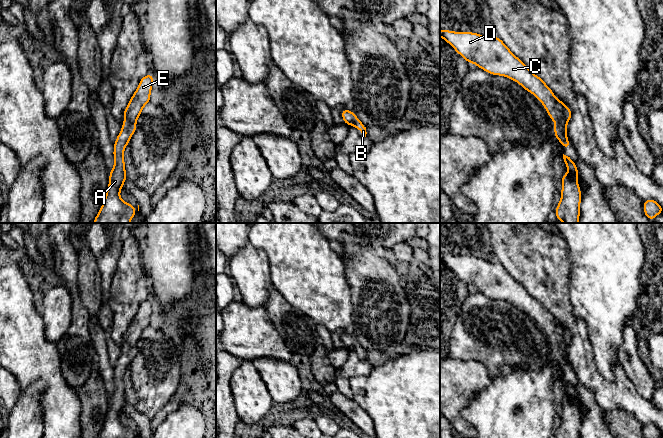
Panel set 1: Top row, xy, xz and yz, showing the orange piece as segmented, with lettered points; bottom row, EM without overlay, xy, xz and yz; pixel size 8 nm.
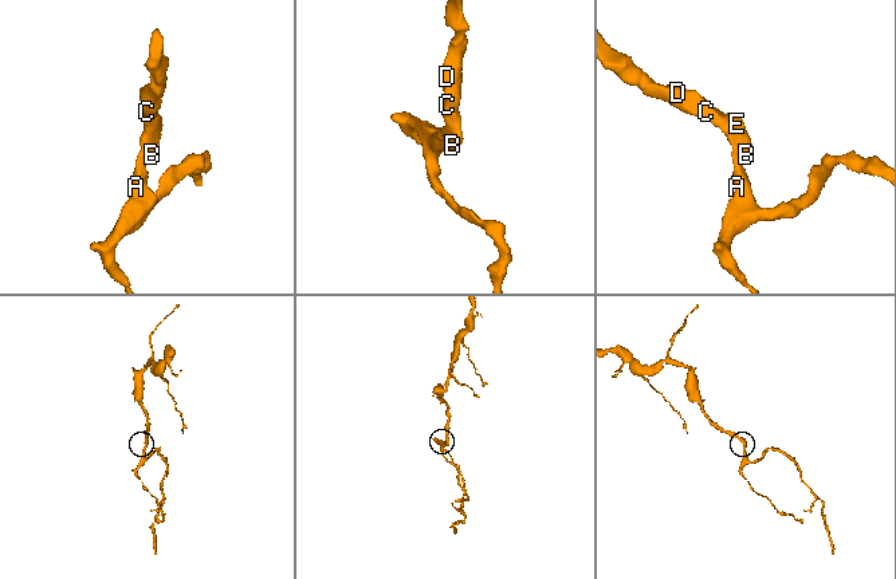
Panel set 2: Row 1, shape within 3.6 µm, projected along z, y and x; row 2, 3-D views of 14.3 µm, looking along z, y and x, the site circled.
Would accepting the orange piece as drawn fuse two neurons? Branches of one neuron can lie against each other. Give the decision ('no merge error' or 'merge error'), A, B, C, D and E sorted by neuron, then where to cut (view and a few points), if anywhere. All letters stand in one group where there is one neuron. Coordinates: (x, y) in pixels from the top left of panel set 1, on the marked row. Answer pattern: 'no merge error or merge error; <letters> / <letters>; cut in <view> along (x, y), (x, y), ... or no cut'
no merge error; A B C D E; no cut

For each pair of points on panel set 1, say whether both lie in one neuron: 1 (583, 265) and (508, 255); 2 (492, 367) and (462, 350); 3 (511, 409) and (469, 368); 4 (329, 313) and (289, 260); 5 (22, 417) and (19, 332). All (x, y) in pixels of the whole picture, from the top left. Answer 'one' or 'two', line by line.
1: two
2: one
3: two
4: one
5: two

